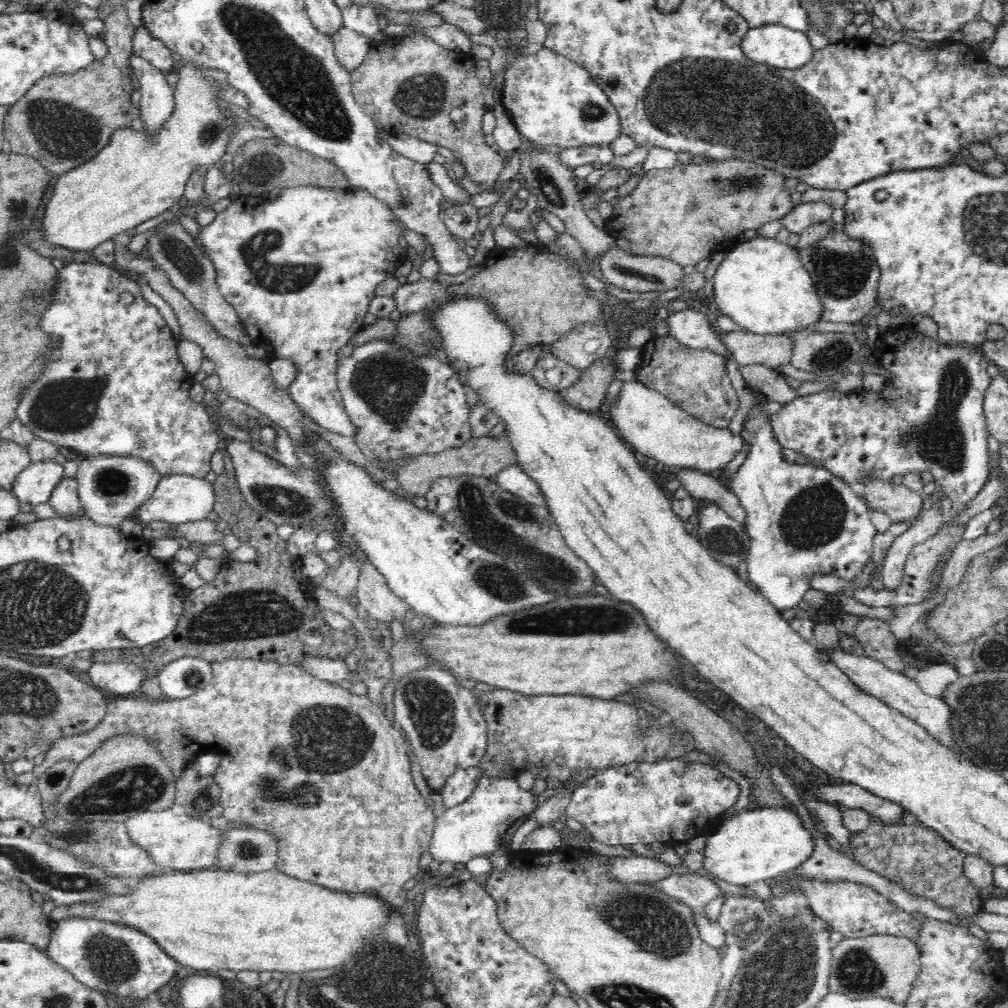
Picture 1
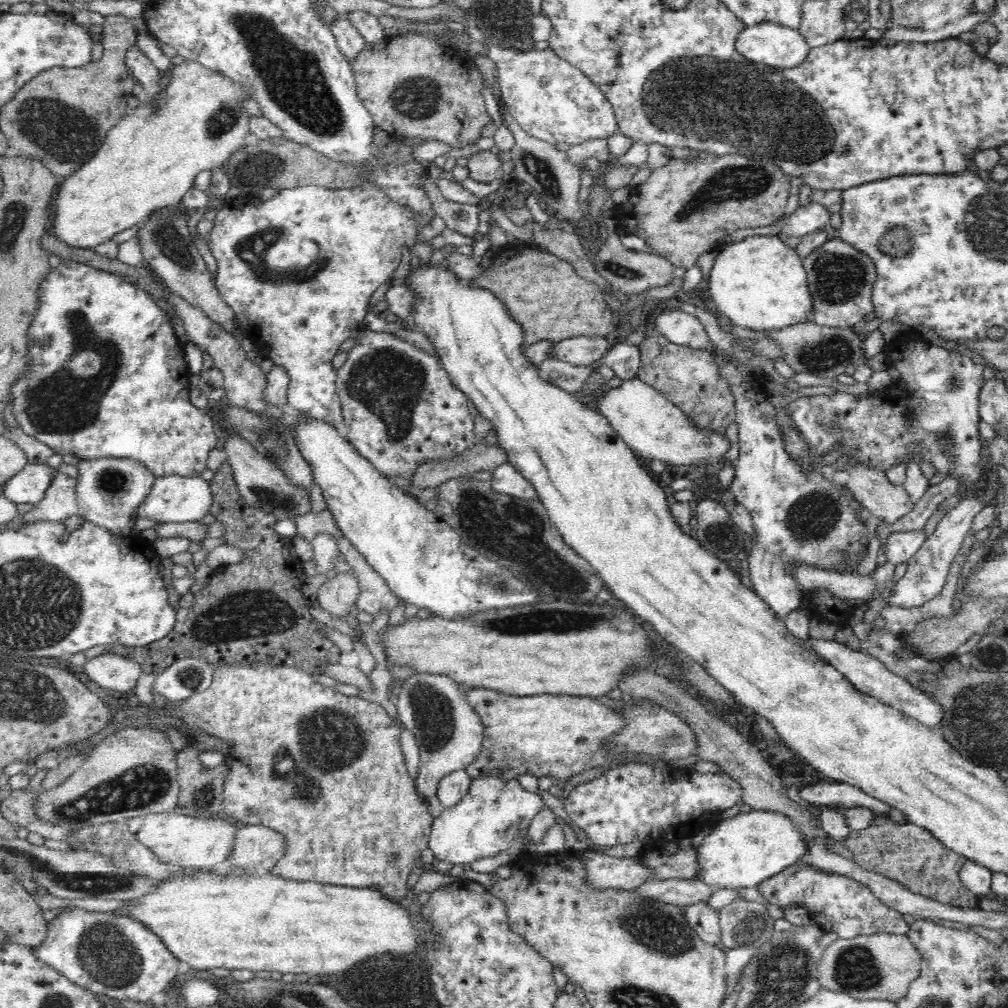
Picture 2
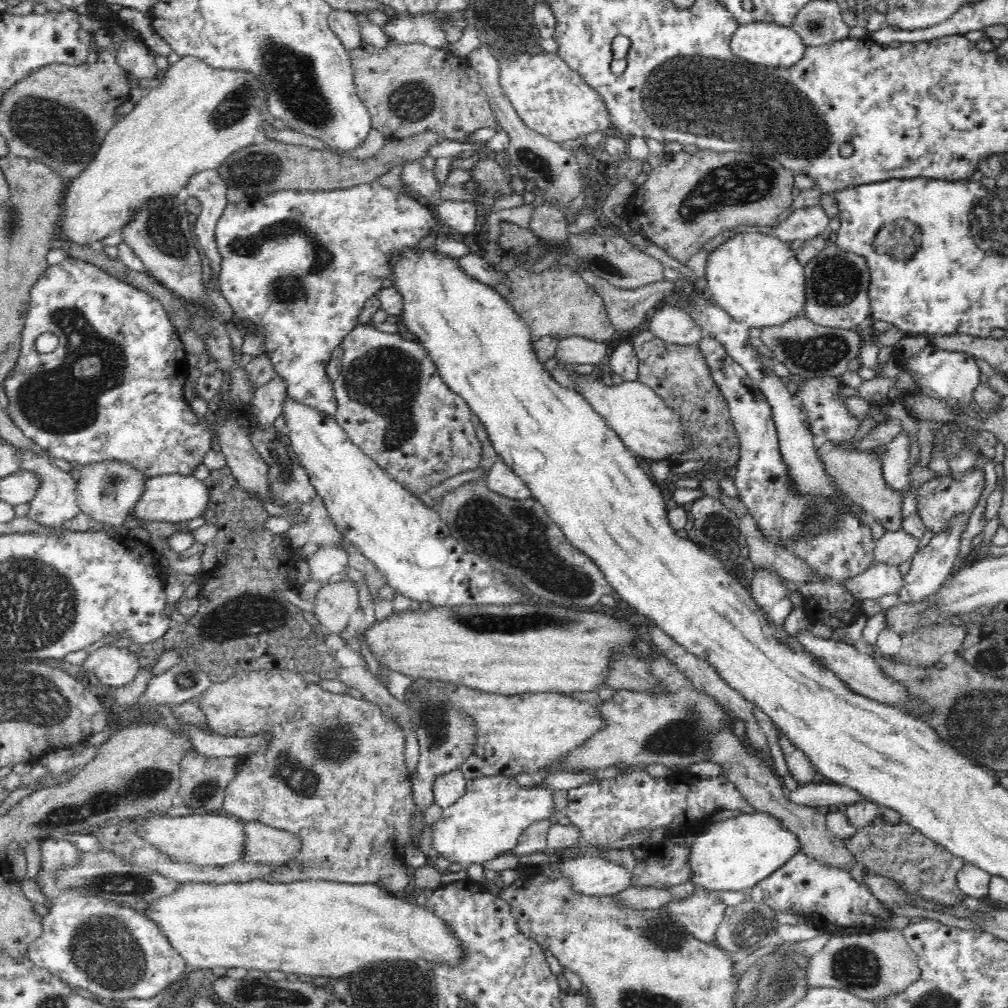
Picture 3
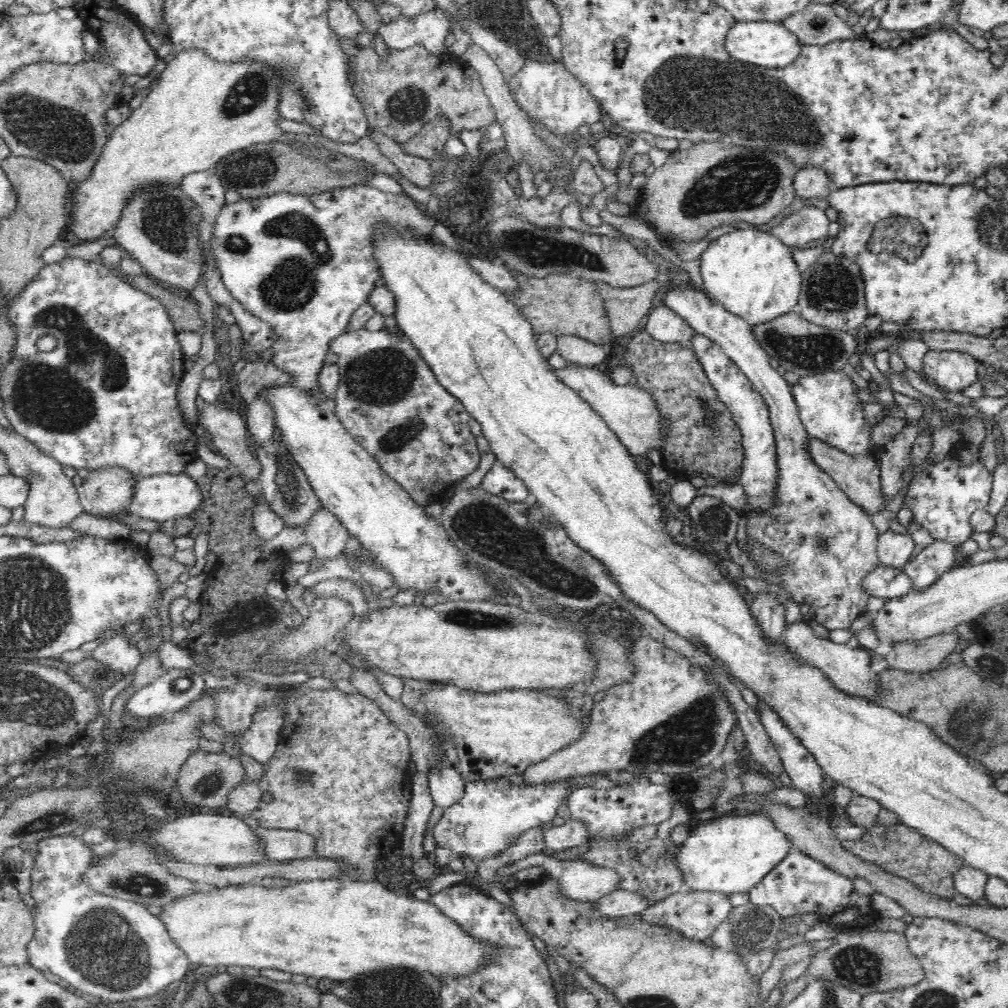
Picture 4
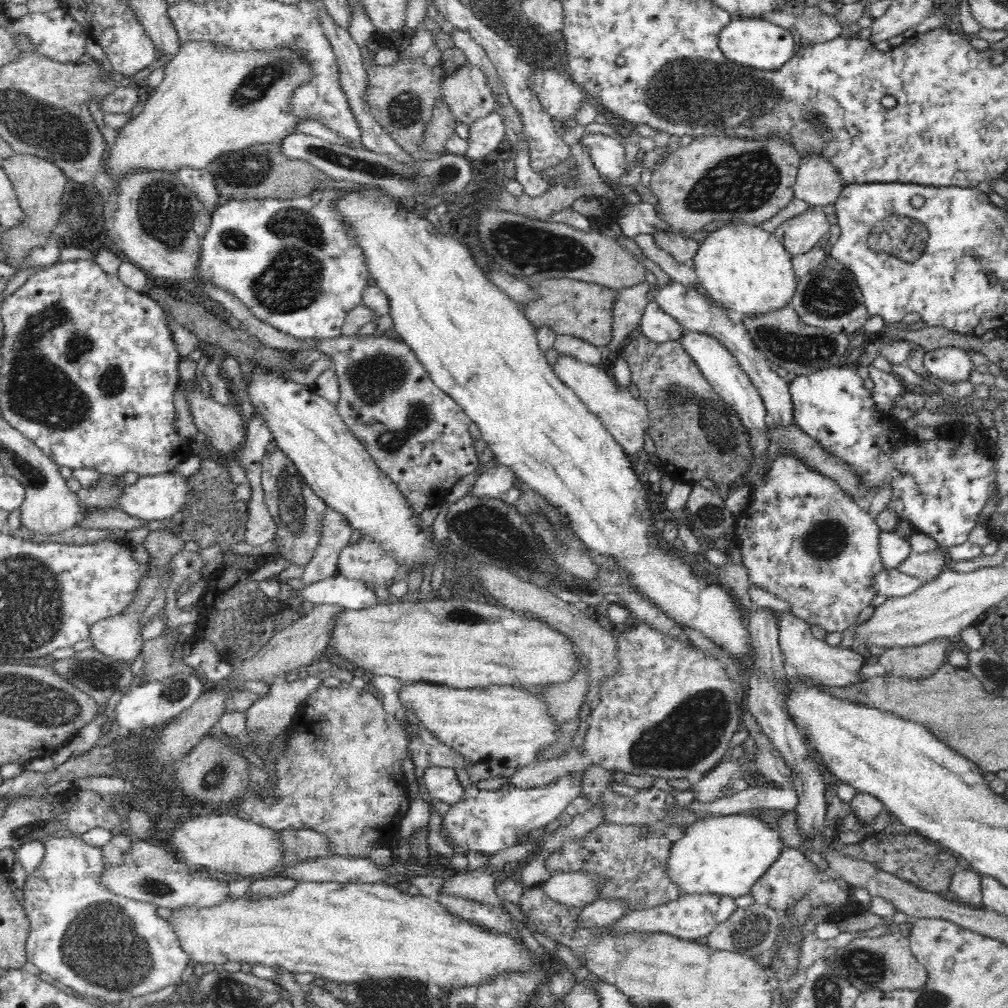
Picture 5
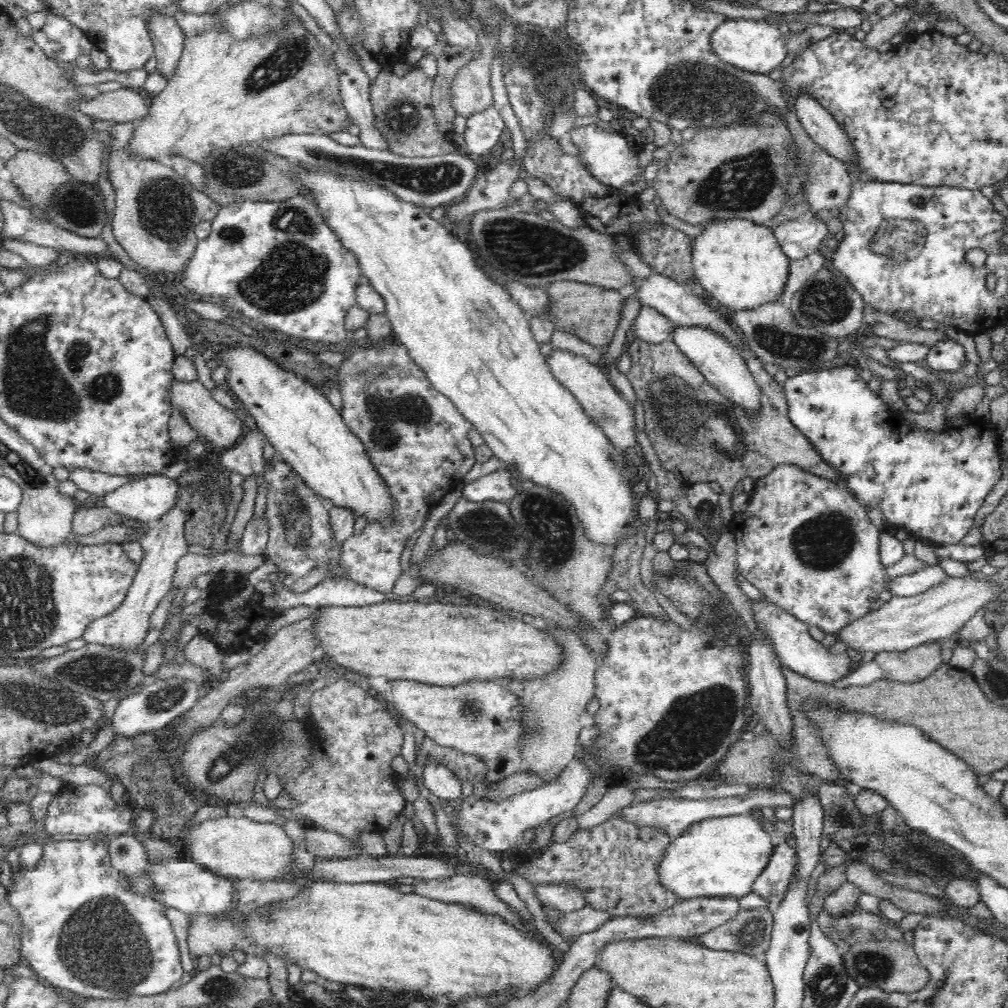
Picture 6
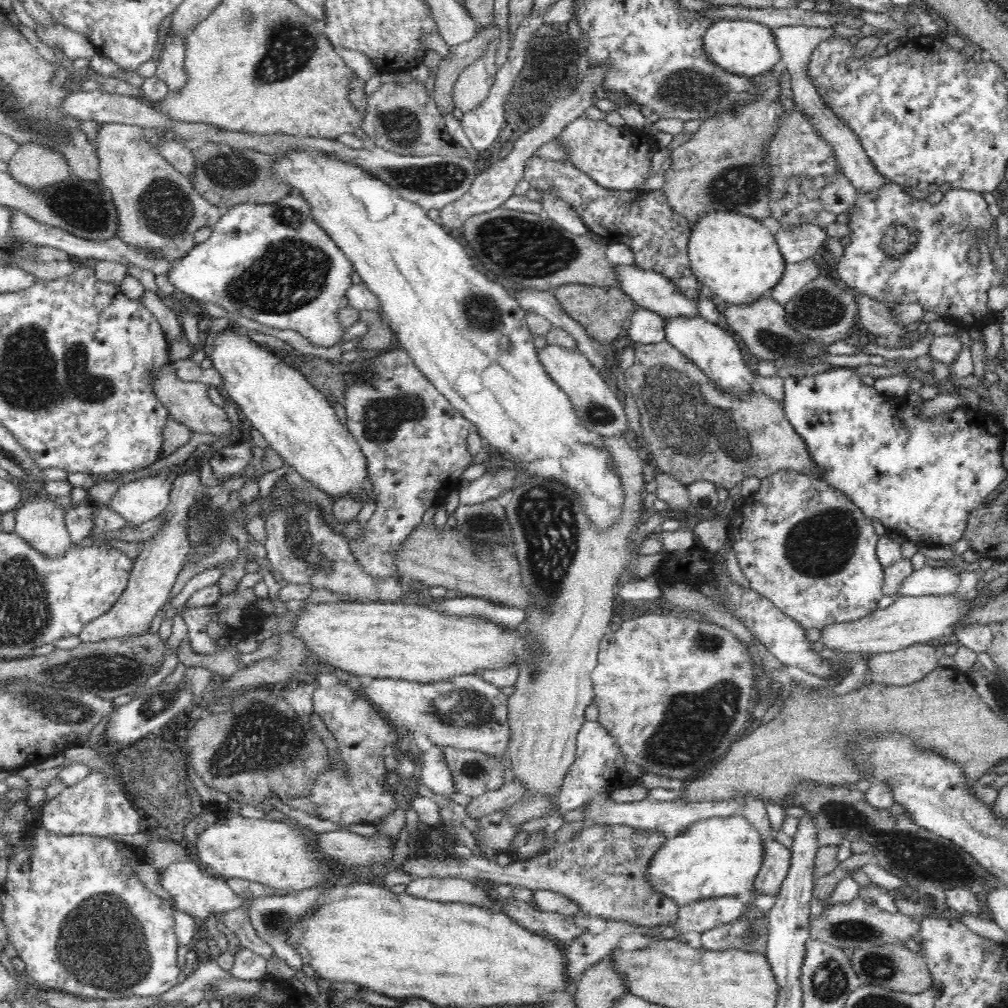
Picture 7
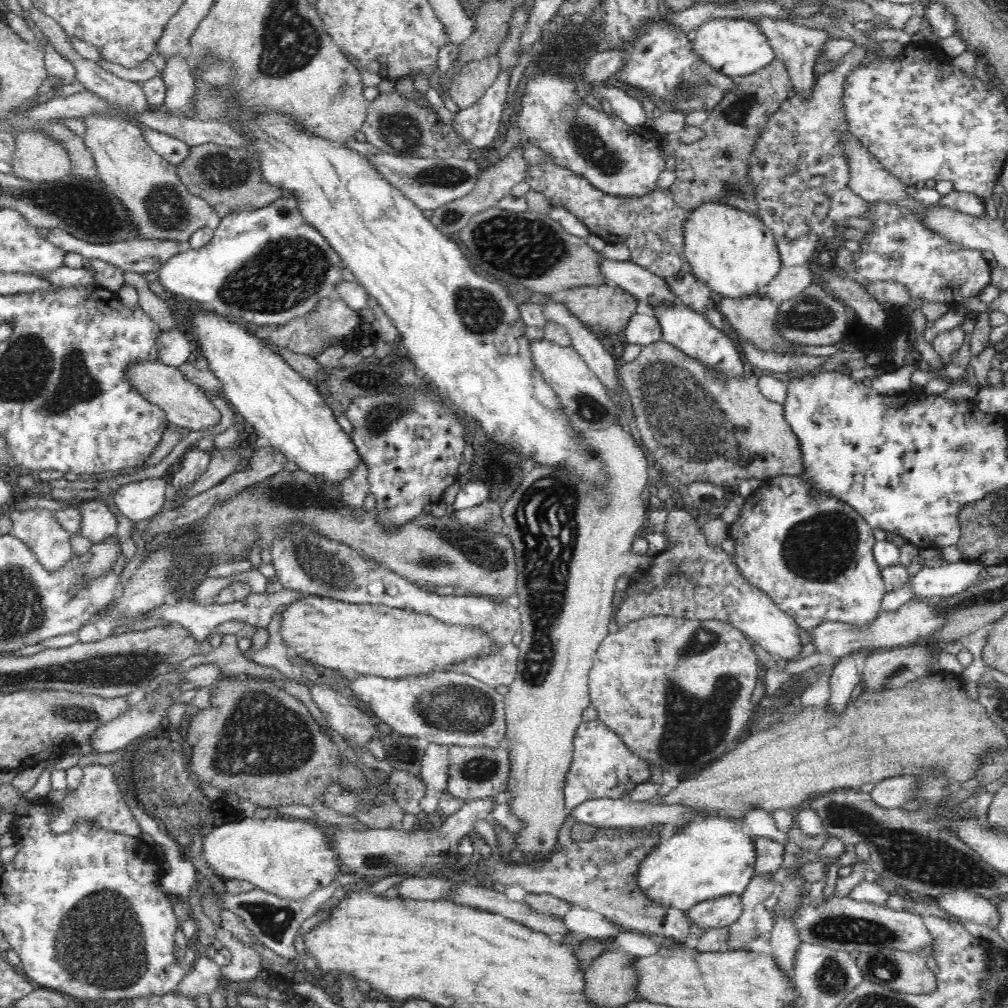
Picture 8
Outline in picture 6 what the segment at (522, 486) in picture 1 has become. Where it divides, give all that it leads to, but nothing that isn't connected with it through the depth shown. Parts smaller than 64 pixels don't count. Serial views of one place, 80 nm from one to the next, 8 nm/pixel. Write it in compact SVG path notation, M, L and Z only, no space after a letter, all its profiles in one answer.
M500 468L485 476L474 478L464 485L462 497L471 502L496 500L510 504L516 496L516 488L512 488L512 468Z

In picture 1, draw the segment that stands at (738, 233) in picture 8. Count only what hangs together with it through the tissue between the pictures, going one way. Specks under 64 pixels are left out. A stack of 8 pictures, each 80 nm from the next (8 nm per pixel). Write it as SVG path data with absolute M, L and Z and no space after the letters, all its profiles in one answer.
M757 236L729 248L713 275L713 291L721 314L730 317L738 326L754 334L786 335L807 331L822 321L822 314L825 311L814 279L801 261L795 246L779 242L775 237Z

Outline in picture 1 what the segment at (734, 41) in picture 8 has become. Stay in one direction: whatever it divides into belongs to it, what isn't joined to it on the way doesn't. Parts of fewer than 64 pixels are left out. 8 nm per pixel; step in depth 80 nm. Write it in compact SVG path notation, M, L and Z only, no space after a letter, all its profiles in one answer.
M772 24L751 29L741 46L747 58L778 70L805 67L815 52L806 33Z

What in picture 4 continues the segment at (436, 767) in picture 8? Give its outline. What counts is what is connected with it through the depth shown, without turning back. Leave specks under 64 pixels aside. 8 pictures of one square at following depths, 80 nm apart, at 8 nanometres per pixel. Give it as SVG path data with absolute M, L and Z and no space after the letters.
M450 763L440 770L431 770L429 785L434 804L444 809L456 804L463 797L466 788L459 769L454 769Z

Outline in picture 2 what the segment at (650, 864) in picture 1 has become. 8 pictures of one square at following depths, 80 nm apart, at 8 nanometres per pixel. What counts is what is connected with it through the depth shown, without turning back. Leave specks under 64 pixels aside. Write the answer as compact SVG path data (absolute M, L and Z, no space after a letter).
M586 851L582 863L586 863L586 881L592 887L636 889L654 878L654 869L646 866L639 856L617 858Z

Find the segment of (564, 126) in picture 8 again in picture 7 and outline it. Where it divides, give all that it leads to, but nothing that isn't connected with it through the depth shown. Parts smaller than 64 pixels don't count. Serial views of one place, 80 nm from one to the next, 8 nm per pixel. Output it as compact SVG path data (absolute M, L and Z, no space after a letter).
M583 115L572 122L556 140L562 149L566 149L568 159L580 170L588 173L598 185L604 188L625 191L642 190L650 178L650 157L653 144L656 143L642 130L634 130L627 124L612 126L602 120L591 120Z

